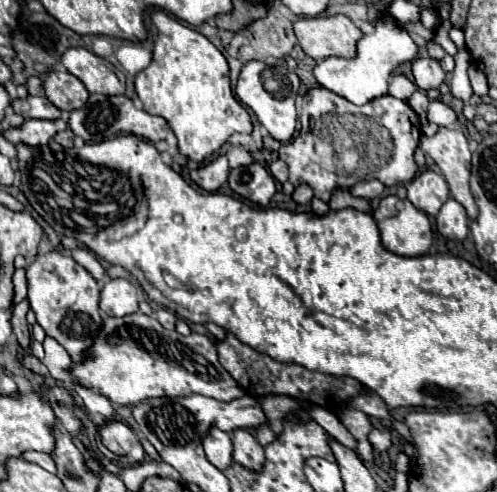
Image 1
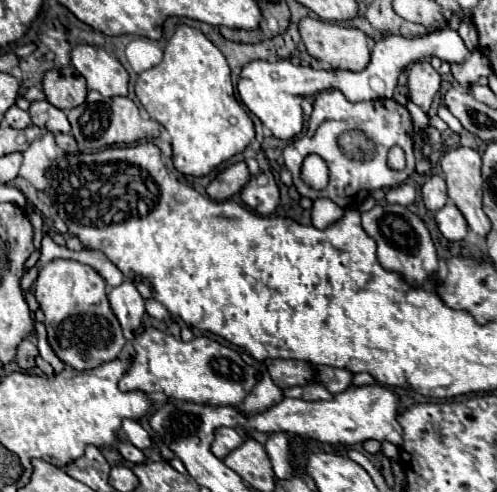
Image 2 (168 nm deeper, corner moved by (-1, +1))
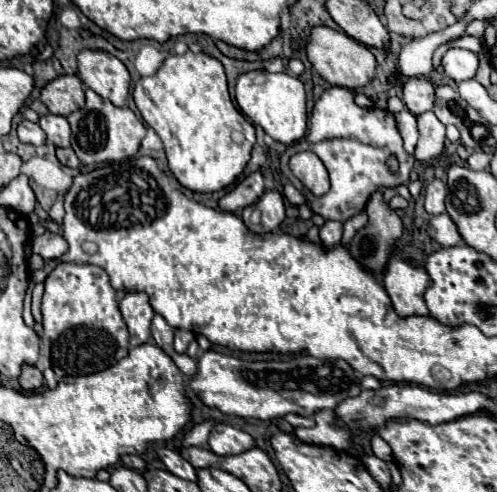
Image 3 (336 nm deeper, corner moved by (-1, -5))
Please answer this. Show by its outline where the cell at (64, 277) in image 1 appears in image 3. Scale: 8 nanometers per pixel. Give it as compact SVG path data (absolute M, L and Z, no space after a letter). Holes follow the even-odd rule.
M59 263L45 279L41 311L43 343L49 345L51 365L57 377L97 373L127 355L129 333L115 301L115 289L101 267Z

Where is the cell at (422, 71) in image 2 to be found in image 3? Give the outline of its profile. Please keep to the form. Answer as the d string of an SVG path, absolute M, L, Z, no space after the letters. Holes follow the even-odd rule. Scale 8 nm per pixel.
M427 77L407 79L403 85L403 101L413 115L421 115L433 109L433 101L435 101L433 83Z

